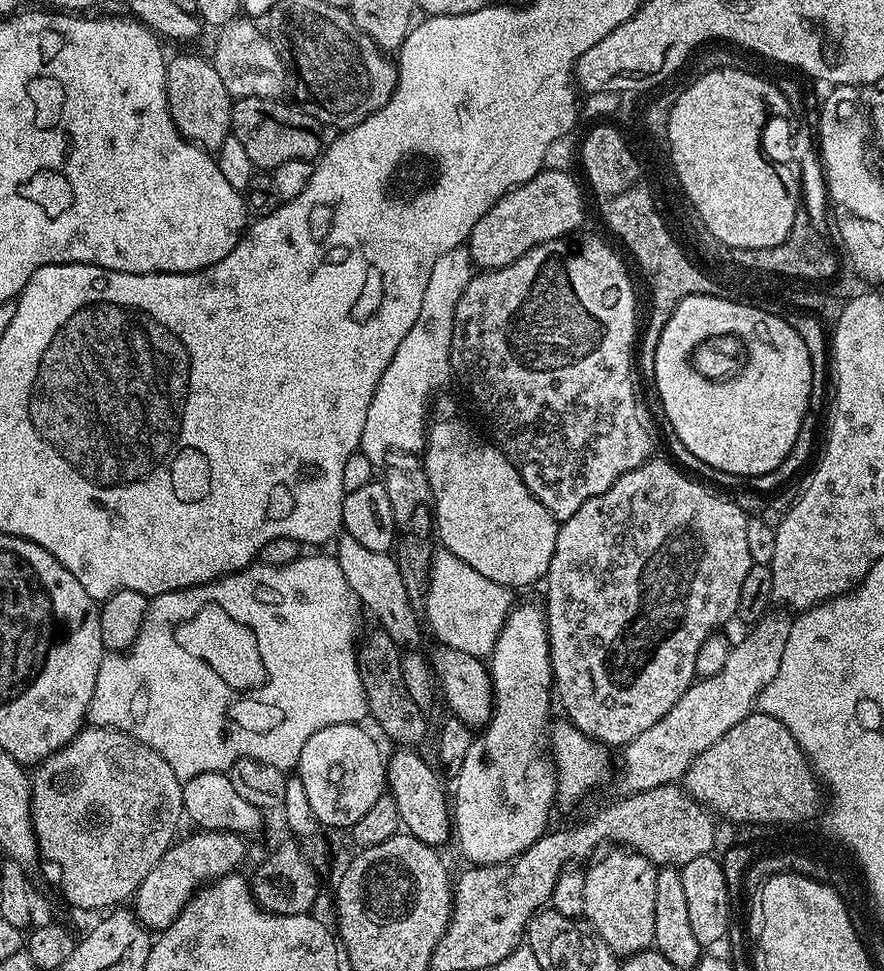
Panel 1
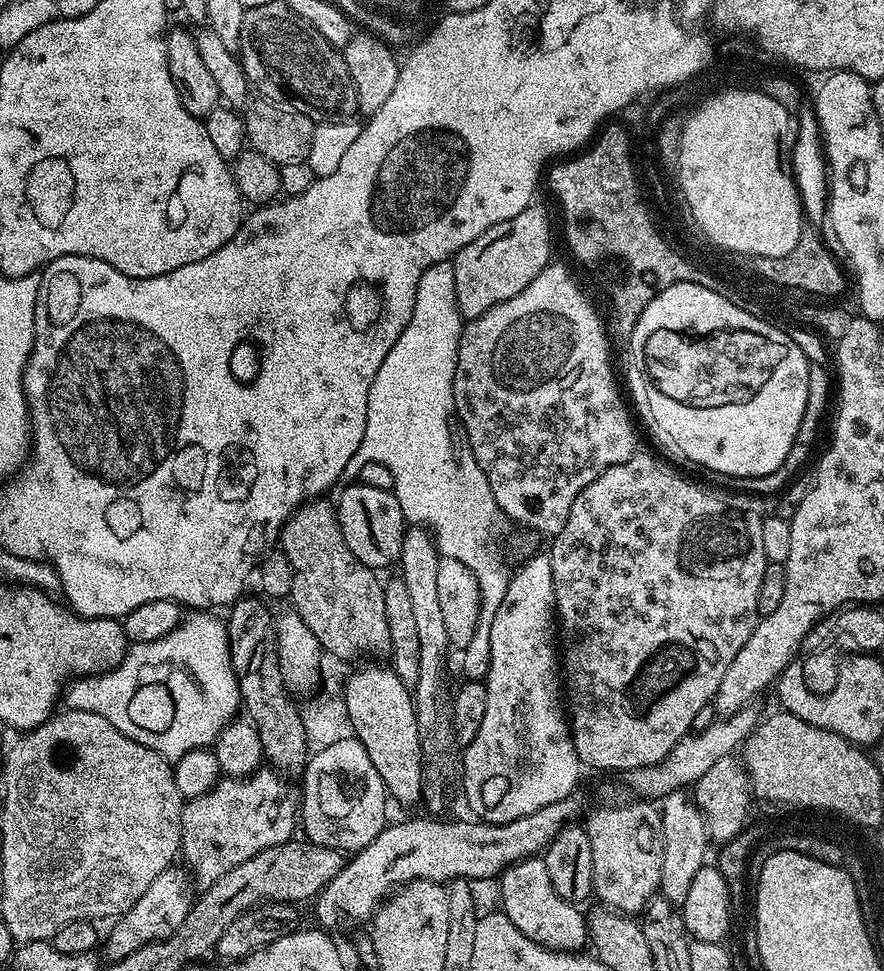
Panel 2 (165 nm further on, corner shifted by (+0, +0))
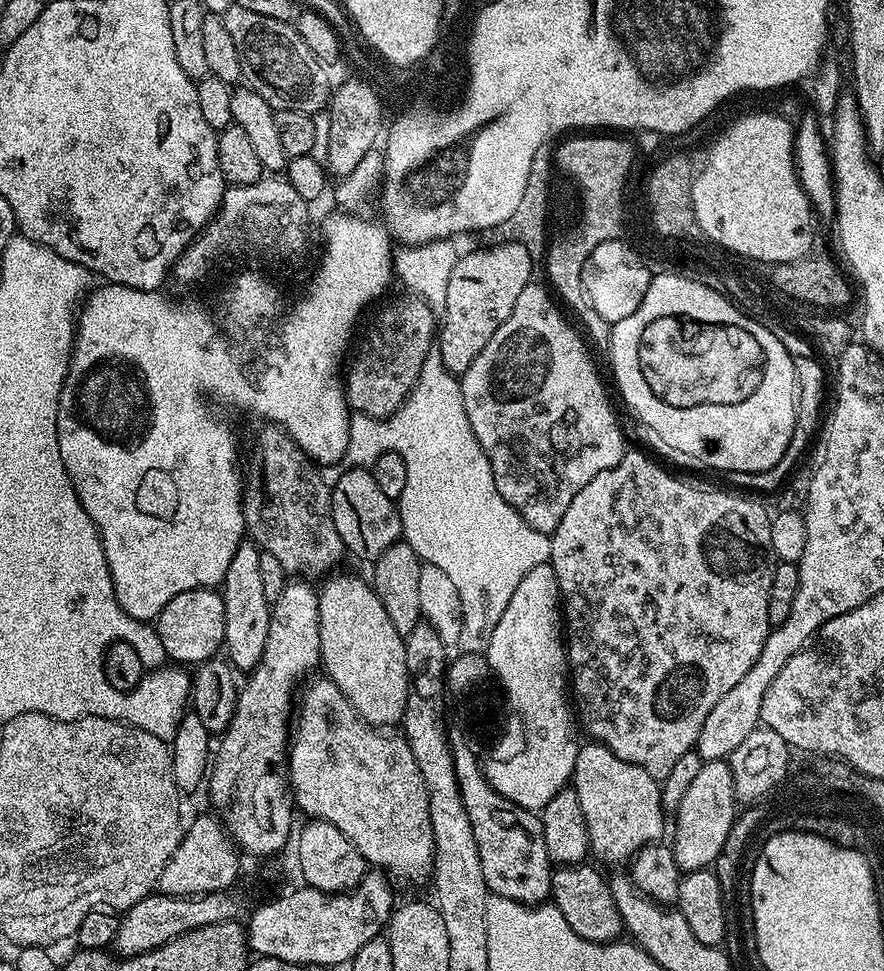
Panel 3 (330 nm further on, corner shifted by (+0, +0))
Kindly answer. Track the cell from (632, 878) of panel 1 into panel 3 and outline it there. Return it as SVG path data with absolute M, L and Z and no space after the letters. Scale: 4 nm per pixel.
M587 743L580 744L570 784L582 802L590 852L604 864L627 865L638 850L663 837L666 811L660 800L661 781L646 774L642 766L618 758L605 744Z

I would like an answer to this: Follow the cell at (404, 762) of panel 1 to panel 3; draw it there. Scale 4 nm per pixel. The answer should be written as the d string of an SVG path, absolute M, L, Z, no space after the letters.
M332 574L319 585L318 614L320 615L320 662L327 679L334 681L338 690L352 703L352 709L367 724L373 726L399 725L404 718L410 691L410 677L406 666L405 637L394 630L394 622L386 615L386 606L378 598L375 588L367 579Z

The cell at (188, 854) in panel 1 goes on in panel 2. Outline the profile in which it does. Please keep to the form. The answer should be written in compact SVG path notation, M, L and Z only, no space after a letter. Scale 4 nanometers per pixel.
M261 766L250 778L221 779L209 792L185 803L180 847L195 883L212 884L259 851L293 839L292 831L298 828L298 792L287 783L291 784L281 773Z

